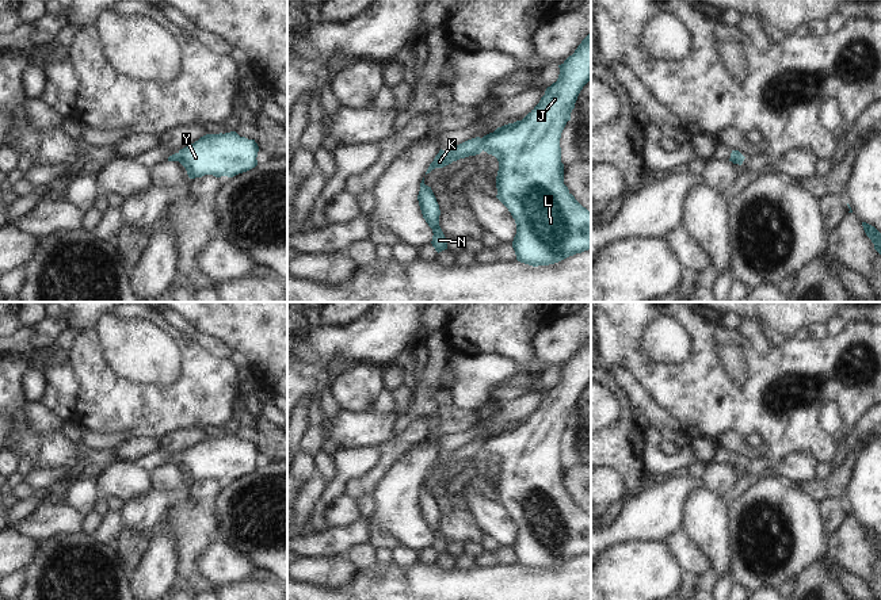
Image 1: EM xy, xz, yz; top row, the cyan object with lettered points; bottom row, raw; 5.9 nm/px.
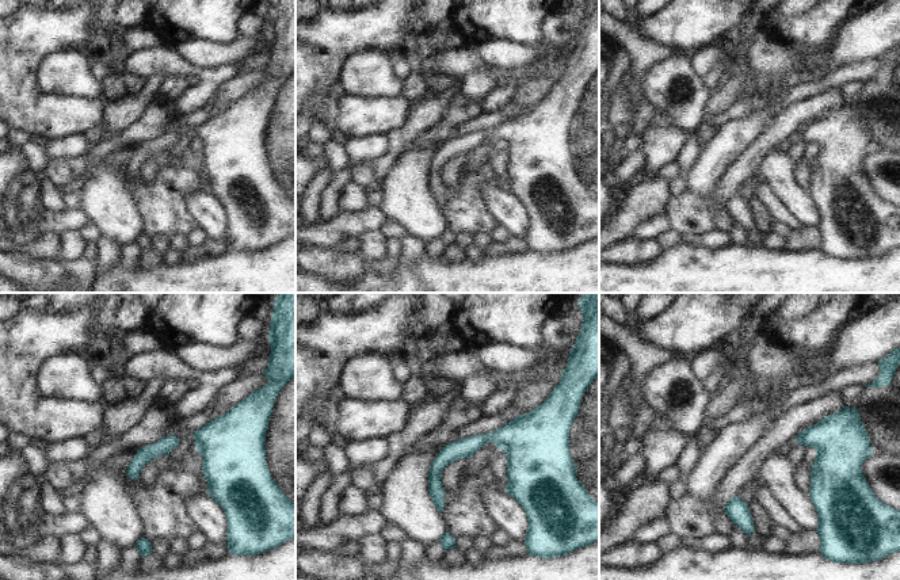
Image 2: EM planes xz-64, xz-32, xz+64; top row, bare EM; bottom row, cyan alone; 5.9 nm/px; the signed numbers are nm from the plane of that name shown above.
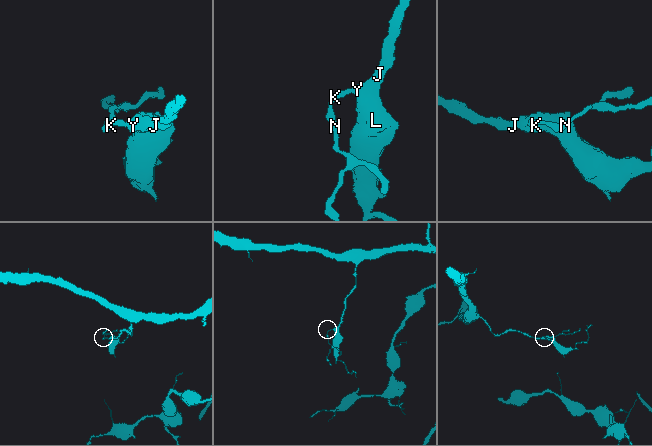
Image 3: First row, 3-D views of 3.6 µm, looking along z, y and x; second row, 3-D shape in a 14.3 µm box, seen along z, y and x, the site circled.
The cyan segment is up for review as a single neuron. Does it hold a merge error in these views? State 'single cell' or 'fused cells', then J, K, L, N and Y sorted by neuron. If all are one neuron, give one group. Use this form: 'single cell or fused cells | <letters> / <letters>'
single cell | J K L N Y

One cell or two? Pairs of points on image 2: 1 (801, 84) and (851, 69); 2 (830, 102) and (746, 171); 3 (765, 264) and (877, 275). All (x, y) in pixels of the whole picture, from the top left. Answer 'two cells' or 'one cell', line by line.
1: one cell
2: one cell
3: one cell

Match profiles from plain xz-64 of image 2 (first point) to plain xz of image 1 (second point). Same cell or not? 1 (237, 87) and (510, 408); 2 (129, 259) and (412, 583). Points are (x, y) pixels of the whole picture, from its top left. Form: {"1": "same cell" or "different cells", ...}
{"1": "same cell", "2": "different cells"}

